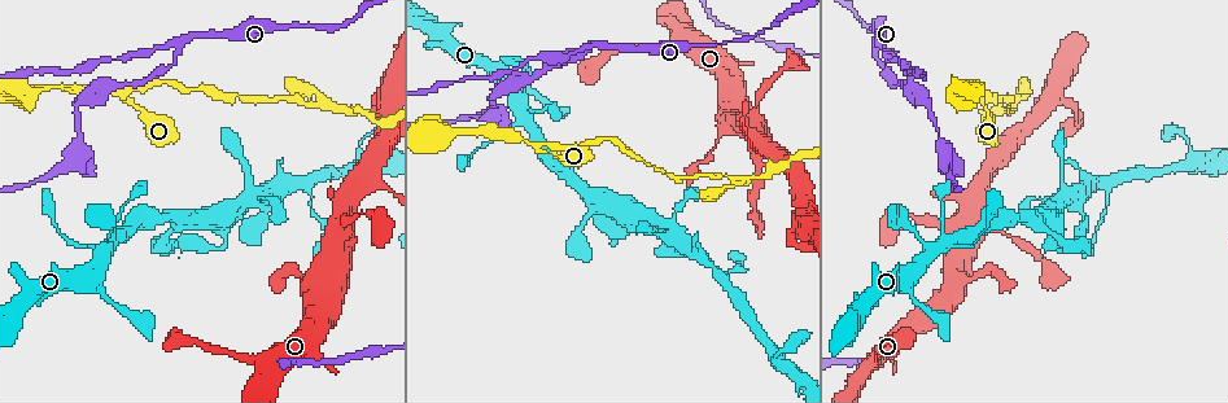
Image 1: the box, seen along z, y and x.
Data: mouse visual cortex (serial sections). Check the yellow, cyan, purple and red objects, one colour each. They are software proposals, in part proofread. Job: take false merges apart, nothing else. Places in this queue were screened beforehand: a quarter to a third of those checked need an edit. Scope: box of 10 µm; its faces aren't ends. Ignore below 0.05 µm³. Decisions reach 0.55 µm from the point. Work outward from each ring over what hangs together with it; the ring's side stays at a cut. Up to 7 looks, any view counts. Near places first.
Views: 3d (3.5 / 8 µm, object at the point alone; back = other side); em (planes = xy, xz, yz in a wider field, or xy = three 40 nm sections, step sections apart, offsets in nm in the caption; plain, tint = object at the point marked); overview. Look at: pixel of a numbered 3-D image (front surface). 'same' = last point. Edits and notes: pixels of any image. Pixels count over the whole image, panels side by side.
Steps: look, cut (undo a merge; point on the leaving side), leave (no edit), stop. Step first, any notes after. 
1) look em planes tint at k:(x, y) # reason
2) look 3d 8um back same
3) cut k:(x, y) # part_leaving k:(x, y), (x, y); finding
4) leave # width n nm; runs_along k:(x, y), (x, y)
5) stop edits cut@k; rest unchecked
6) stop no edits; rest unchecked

look 3d 8um at 1:(596, 40) # branch point

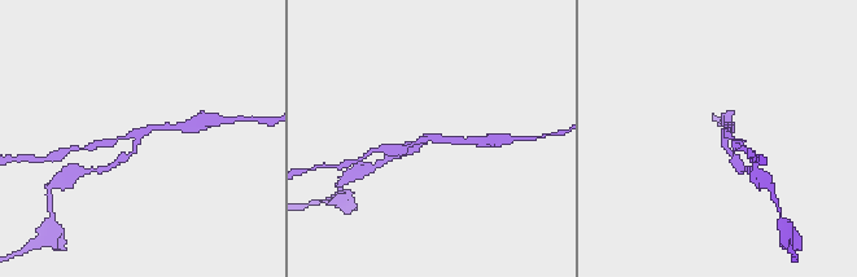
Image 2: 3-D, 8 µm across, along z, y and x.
look 3d 3.5um same

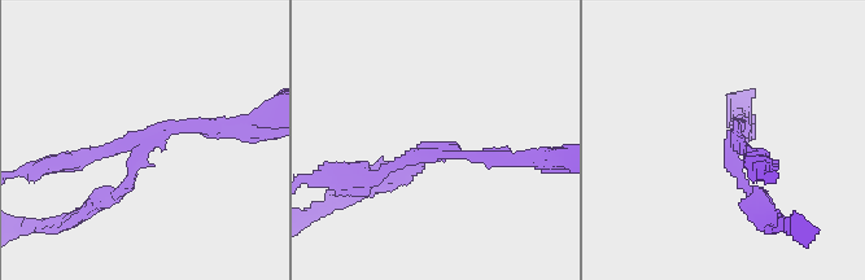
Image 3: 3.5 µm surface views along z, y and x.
cut 3:(409, 173) # part_leaving 3:(139, 149), (127, 186), (59, 224); a second cell is stuck on

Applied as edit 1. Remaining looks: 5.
look 3d 8um at 1:(540, 145) # abrupt turn

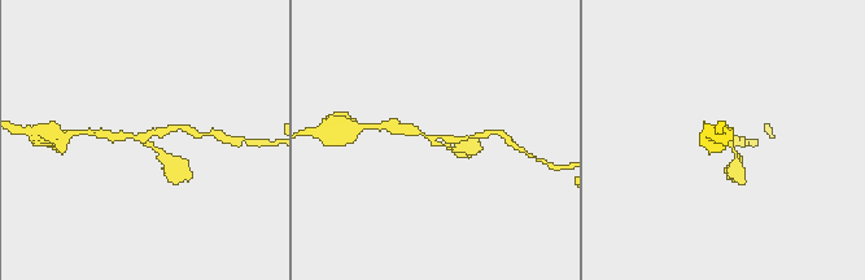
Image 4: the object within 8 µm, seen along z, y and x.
look em xy step 5 tint same # arms 3; arm_widths 200, 200, 250 nm

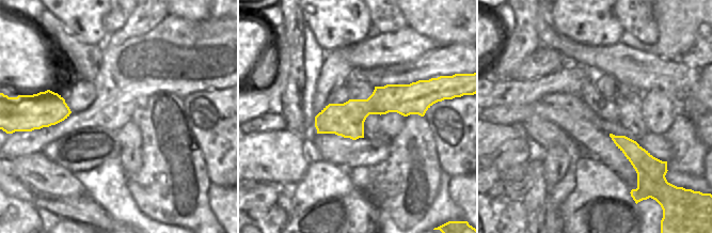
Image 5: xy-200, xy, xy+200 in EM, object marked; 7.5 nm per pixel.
leave # runs_along 5:(427, 105), (375, 104), (317, 124); continuous, no second cell

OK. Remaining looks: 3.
look 3d 3.5um at 1:(25, 97)

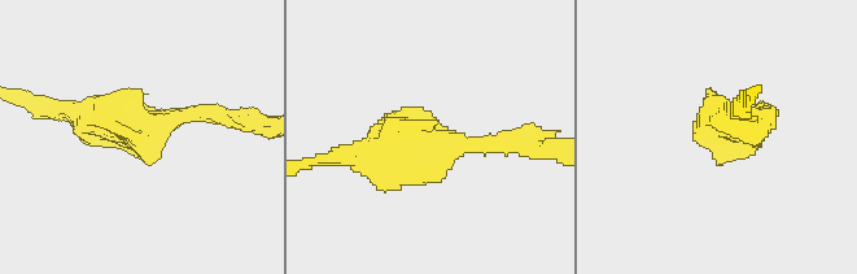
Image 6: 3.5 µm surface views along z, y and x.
look em xy step 3 tint at 6:(138, 133)

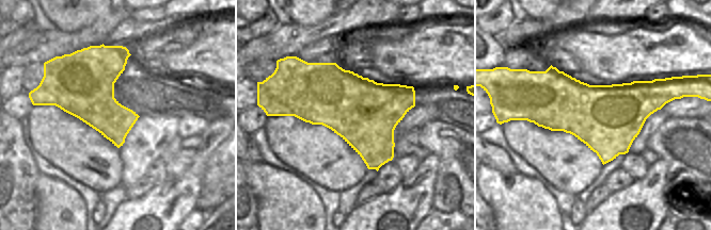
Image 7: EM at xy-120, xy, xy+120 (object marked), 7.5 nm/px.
leave # runs_along 6:(511, 144), (427, 144), (363, 175); continuous, no second cell

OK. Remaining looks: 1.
stop edits cut@3; rest unchecked

